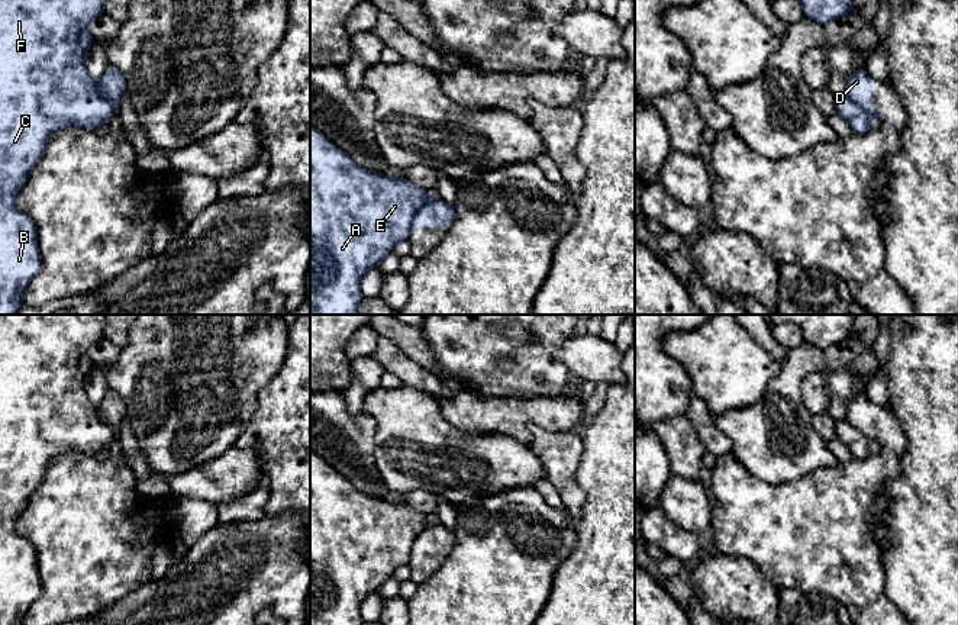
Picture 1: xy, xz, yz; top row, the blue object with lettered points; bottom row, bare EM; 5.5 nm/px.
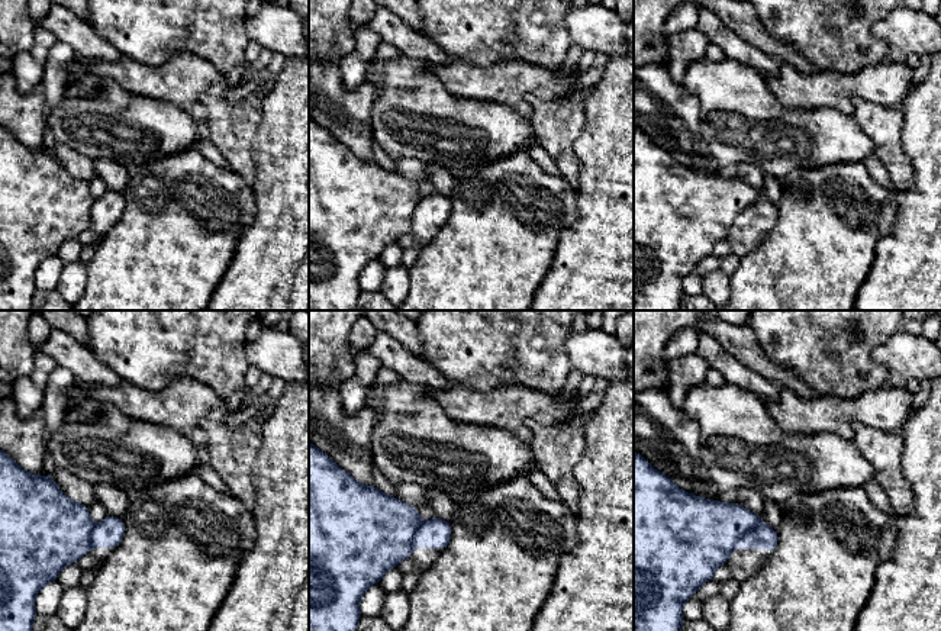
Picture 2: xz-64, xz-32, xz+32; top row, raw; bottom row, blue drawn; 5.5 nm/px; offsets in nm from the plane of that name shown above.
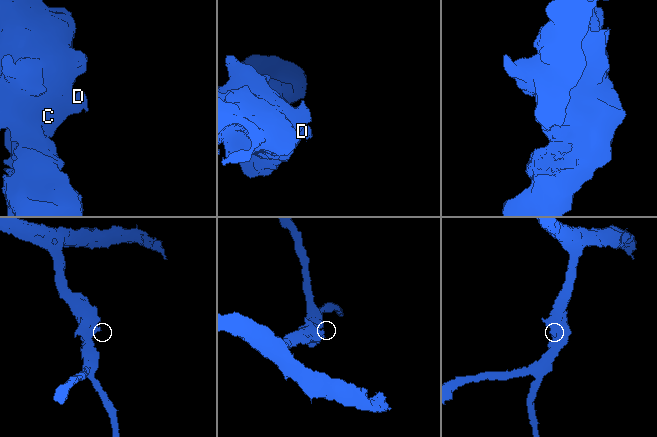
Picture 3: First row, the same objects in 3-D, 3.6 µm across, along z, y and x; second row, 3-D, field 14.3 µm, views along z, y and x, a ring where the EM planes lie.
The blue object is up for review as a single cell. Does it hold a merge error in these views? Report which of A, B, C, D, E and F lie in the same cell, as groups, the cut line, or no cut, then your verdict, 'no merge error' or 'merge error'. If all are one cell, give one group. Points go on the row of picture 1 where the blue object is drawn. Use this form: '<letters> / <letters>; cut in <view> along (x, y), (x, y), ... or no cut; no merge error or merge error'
A B C E F / D; cut in xz along (429, 200), (415, 215), (410, 226); merge error

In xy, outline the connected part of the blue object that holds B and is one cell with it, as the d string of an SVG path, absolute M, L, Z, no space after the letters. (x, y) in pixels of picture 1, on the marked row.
M0 0L0 315L14 315L23 306L28 284L41 271L36 228L16 206L16 196L49 136L70 125L96 131L109 123L116 106L103 99L86 68L86 54L94 38L90 23L104 15L106 0Z

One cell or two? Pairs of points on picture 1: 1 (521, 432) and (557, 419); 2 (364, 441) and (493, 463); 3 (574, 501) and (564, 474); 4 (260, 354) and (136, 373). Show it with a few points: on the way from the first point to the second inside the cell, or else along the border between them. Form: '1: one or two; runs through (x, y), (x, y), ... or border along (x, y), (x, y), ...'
1: one; runs through (528, 422), (531, 419), (547, 419)
2: two; border along (361, 412), (374, 421), (374, 461), (383, 476)
3: one; runs through (573, 495), (564, 480)
4: one; runs through (229, 354), (202, 354), (184, 371), (167, 373)

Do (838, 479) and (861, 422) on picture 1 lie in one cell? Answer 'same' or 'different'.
same

